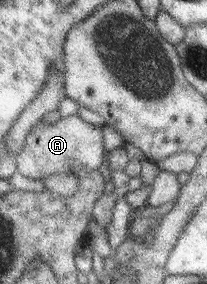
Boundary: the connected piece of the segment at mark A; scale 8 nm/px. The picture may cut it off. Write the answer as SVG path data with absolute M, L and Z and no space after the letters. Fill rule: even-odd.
M77 113L61 118L53 124L39 123L27 137L27 142L18 158L18 171L33 180L44 180L54 174L70 174L73 168L86 168L89 172L99 170L107 162L105 127L97 127L83 120Z

